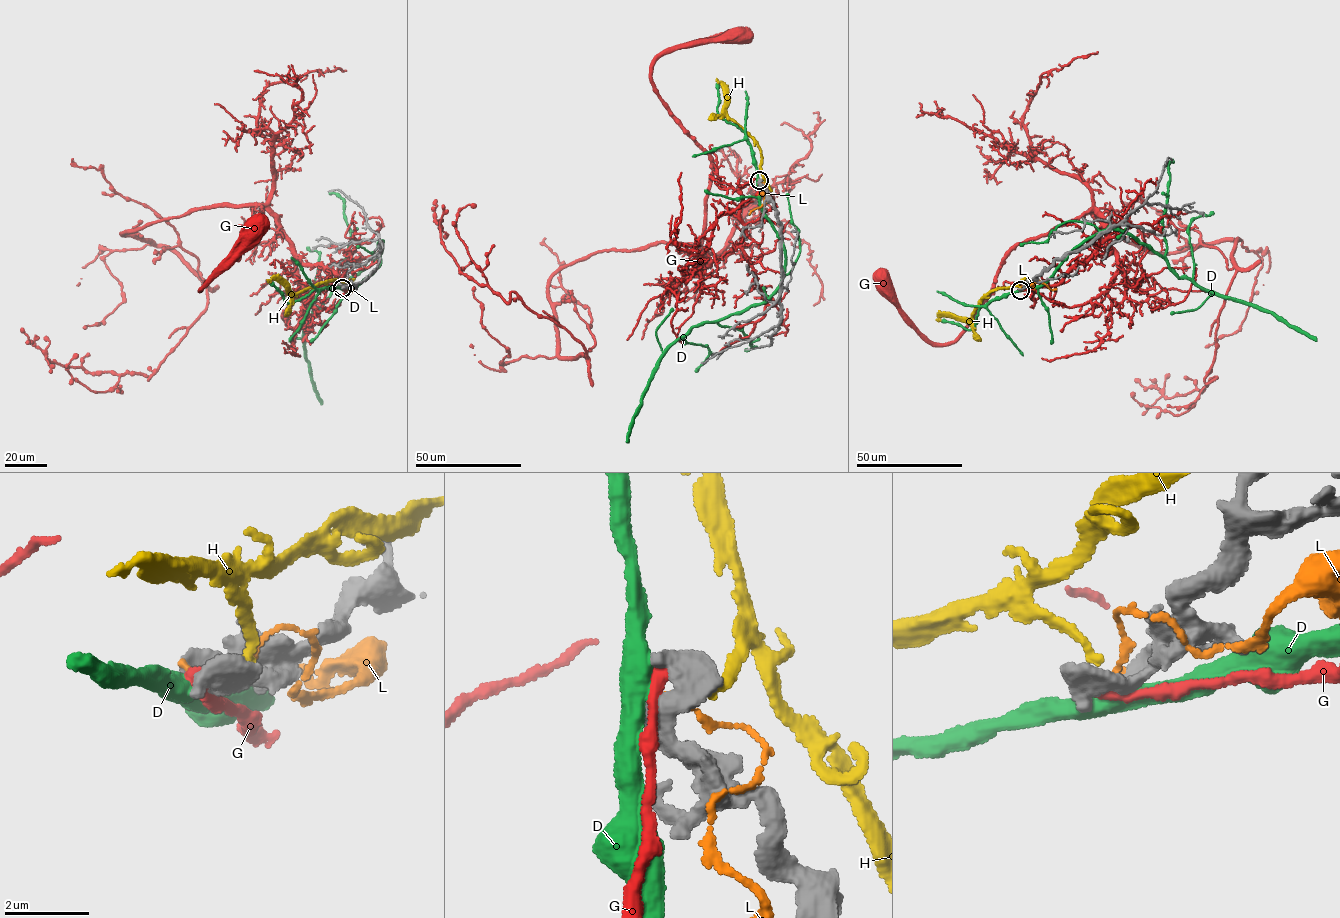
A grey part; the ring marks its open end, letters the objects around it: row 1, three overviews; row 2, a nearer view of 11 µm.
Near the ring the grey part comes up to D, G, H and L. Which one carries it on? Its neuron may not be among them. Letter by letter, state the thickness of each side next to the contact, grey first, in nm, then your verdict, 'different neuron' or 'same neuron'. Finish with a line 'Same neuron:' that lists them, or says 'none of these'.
D: 400 nm thick on the grey side, 500 nm on the other; different neuron
G: 440 nm thick on the grey side, 400 nm on the other; different neuron
H: 440 nm thick on the grey side, 200 nm on the other; different neuron
L: 440 nm thick on the grey side, 130 nm on the other; different neuron
Same neuron: none of these

